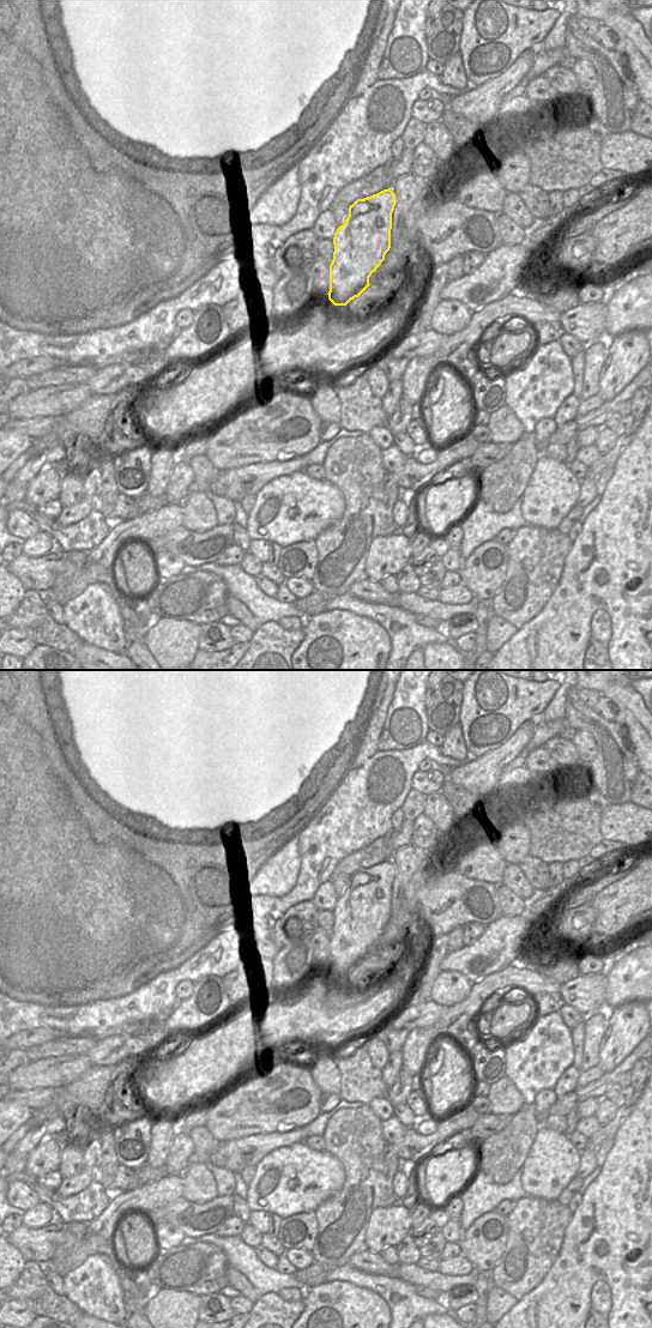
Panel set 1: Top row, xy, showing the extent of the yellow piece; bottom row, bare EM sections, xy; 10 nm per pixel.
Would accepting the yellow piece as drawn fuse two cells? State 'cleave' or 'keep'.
keep

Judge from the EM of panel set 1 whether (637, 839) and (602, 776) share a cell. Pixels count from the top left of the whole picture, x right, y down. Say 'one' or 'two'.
two

